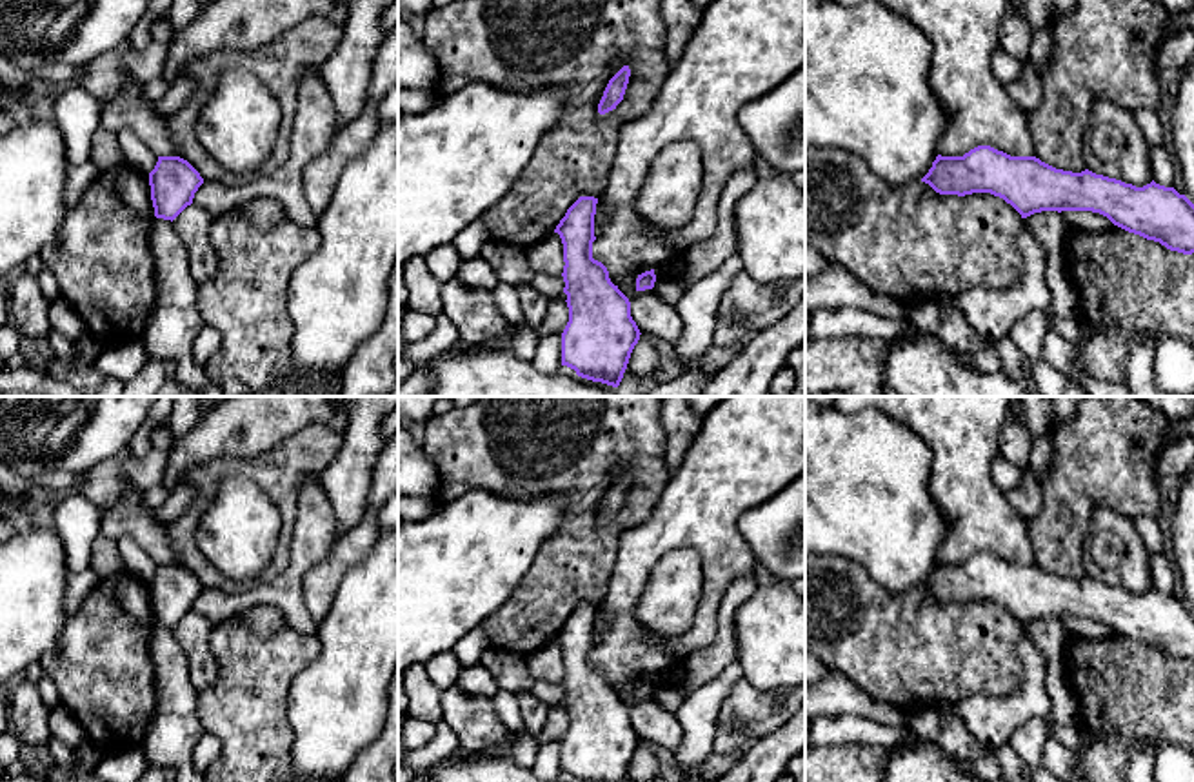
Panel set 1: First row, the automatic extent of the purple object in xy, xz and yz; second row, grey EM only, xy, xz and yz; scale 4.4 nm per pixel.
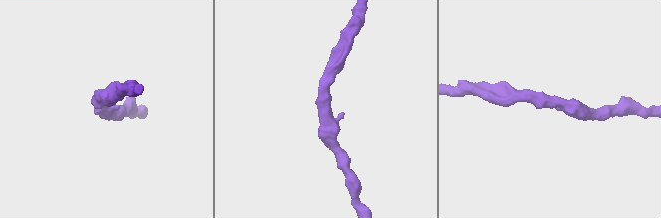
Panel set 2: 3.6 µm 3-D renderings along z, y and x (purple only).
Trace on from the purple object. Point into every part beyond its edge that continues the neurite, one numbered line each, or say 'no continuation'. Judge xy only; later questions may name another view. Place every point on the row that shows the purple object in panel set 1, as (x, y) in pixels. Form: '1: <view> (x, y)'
no continuation

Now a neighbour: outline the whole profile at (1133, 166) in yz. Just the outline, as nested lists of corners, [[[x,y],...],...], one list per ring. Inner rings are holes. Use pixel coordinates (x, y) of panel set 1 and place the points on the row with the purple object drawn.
[[[1098,96],[1090,109],[1092,129],[1112,129],[1119,135],[1119,156],[1112,162],[1096,156],[1085,144],[1083,158],[1089,171],[1143,187],[1152,182],[1149,140],[1138,127],[1134,115],[1105,96]]]

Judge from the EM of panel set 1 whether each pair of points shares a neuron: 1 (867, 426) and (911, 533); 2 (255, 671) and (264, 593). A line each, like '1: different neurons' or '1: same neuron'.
1: same neuron
2: different neurons

